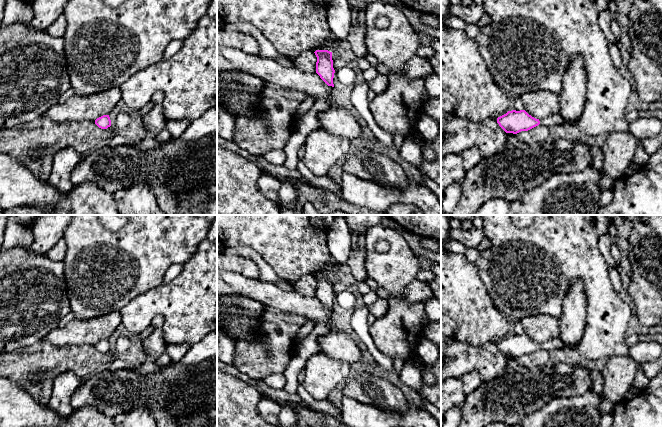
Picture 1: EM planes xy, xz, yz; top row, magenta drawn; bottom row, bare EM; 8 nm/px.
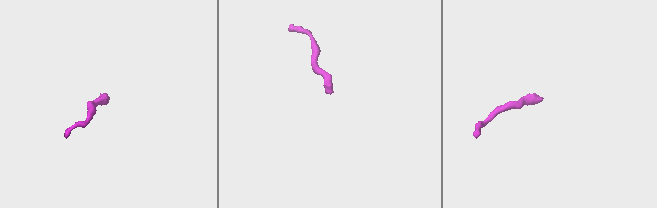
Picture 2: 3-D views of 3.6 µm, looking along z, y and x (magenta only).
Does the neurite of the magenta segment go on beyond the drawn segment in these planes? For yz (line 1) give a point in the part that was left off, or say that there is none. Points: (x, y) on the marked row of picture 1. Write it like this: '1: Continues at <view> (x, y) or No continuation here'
1: Continues at yz (555, 119)

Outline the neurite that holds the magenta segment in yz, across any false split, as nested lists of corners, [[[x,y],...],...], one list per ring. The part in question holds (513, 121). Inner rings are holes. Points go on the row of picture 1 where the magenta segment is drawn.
[[[512,110],[497,118],[497,123],[506,133],[517,134],[521,131],[528,131],[539,124],[550,128],[553,125],[562,125],[567,128],[577,125],[577,121],[565,121],[559,113],[542,119],[536,119],[525,110]]]

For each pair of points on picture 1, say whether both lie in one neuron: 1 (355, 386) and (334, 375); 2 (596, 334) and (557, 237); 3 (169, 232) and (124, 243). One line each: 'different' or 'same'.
1: different
2: same
3: same

